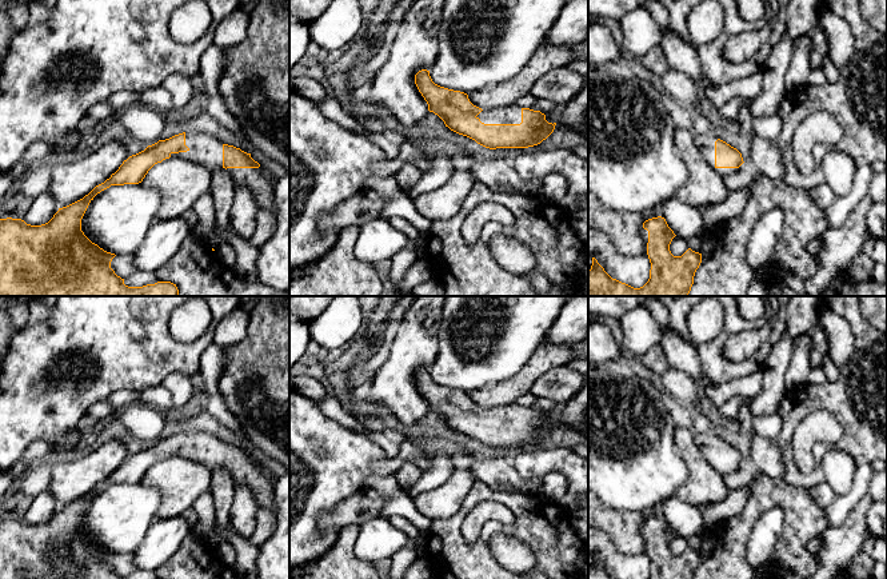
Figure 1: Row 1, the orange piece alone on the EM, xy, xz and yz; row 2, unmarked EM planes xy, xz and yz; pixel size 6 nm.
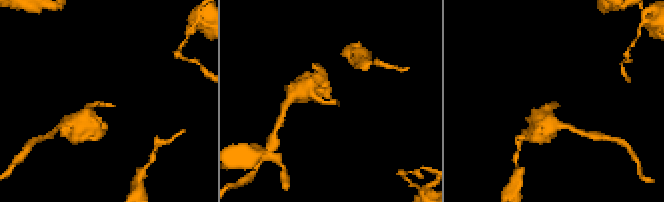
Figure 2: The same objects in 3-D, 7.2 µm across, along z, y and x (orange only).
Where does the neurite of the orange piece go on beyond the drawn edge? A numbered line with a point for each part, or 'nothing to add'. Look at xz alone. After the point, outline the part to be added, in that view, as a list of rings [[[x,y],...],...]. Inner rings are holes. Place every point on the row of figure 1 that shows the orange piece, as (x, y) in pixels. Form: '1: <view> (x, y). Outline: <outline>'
1: xz (511, 114). Outline: [[[512,104],[494,109],[483,109],[476,117],[484,124],[520,124],[522,107]]]

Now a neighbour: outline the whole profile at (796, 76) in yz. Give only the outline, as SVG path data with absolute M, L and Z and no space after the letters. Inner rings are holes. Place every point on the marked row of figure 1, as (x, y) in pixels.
M803 35L794 41L792 59L784 75L784 87L787 92L802 89L808 84L808 76L812 71L810 64L811 40Z

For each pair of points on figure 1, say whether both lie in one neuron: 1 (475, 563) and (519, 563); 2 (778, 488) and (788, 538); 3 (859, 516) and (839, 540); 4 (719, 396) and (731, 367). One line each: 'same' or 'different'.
1: different
2: same
3: same
4: different

